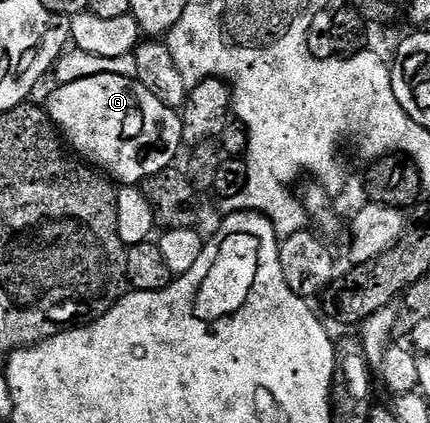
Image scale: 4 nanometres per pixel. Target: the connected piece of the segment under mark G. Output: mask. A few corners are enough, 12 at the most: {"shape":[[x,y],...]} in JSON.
{"shape":[[136,78],[55,88],[63,141],[143,184],[185,145],[181,111]]}

